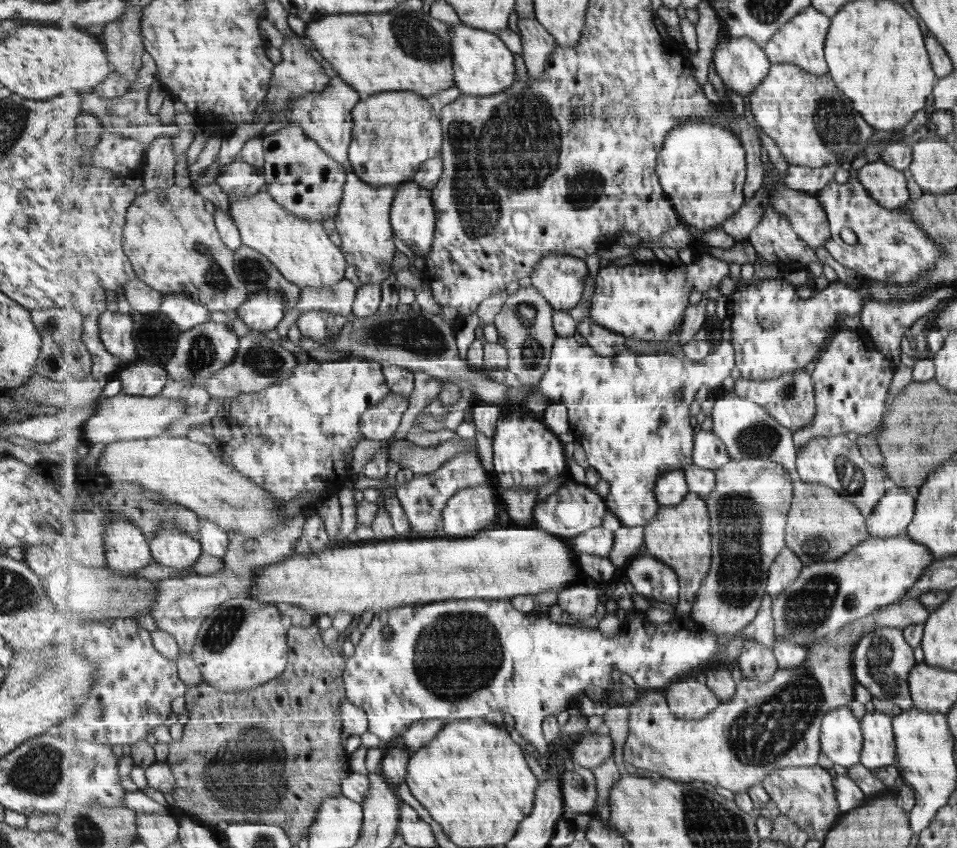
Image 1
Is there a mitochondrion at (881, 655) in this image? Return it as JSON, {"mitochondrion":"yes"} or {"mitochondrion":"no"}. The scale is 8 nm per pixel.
{"mitochondrion":"yes"}

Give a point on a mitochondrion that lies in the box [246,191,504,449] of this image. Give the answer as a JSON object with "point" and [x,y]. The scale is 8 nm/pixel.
{"point":[419,335]}

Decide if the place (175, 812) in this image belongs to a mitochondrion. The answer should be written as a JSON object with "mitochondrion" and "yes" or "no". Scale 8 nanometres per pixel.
{"mitochondrion":"no"}

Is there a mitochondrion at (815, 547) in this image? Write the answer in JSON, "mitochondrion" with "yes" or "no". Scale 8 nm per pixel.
{"mitochondrion":"yes"}

